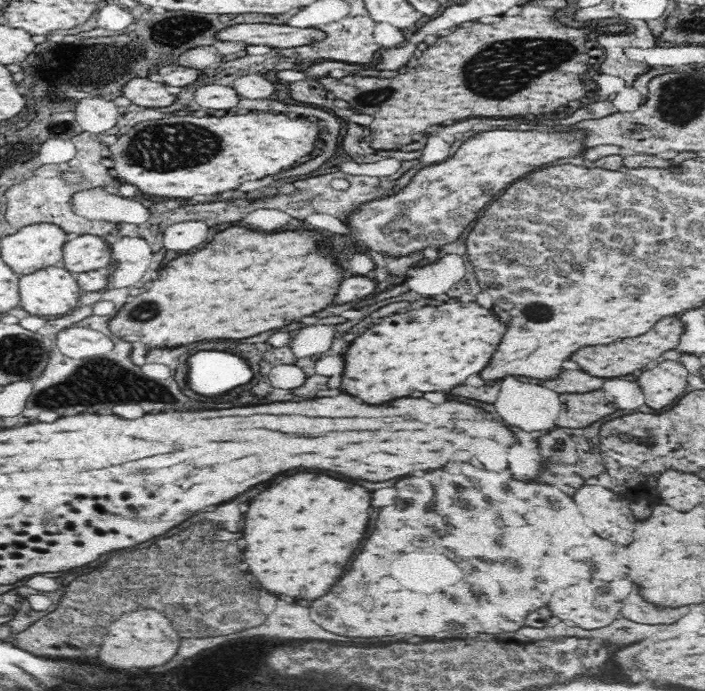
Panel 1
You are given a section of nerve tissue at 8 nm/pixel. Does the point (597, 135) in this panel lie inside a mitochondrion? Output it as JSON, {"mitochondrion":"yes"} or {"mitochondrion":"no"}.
{"mitochondrion":"no"}

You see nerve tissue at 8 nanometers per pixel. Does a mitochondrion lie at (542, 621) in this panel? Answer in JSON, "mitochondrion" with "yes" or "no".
{"mitochondrion":"no"}

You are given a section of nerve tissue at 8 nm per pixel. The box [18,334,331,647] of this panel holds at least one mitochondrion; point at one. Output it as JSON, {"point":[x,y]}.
{"point":[86,383]}

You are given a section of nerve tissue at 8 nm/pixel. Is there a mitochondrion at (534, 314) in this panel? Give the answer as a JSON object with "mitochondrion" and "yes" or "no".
{"mitochondrion":"yes"}

